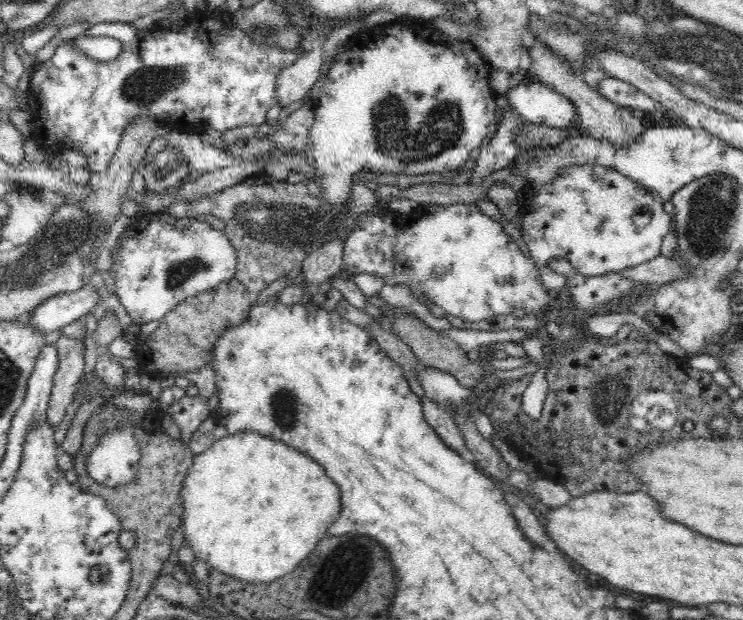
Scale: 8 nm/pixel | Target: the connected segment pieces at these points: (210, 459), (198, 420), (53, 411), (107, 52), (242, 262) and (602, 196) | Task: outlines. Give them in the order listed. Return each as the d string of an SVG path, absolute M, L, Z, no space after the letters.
M251 430L250 432L228 435L216 440L206 452L195 455L192 466L188 470L188 476L184 478L184 486L180 491L179 500L181 500L183 506L181 526L184 531L185 542L193 550L195 558L202 558L211 568L215 568L228 576L233 576L250 584L274 582L274 580L282 578L284 574L292 572L296 568L296 564L303 562L314 550L314 546L326 536L328 526L332 526L340 516L340 494L338 485L326 476L326 472L320 464L316 464L312 458L296 452L295 448L284 444L281 440L272 440L271 437Z
M184 396L178 402L167 406L164 412L169 413L180 427L180 439L189 444L189 438L195 430L209 418L211 413L209 399L204 396Z
M65 335L59 336L57 346L60 364L54 376L54 387L47 408L48 423L54 428L63 422L66 408L73 403L77 394L76 389L79 388L84 374L84 350L86 350L84 340L85 338L76 341Z
M109 35L104 36L78 36L78 40L73 42L72 40L68 40L68 43L72 43L74 47L78 47L80 51L84 51L84 53L88 54L90 59L98 60L100 62L110 62L115 61L123 51L123 44L121 43L121 39L116 37L112 37Z
M250 175L240 184L225 188L222 192L208 194L196 202L174 202L167 210L176 218L197 218L203 214L213 214L225 224L223 233L229 238L236 251L235 277L246 287L253 300L268 288L274 280L286 277L292 270L302 268L309 254L324 246L334 238L345 241L352 228L356 228L358 216L367 213L380 204L376 191L364 182L354 181L349 199L343 204L328 203L324 197L312 196L304 183L288 183L282 180L262 180Z
M584 164L560 170L560 176L550 184L535 184L535 197L520 204L521 231L529 255L536 263L538 279L546 291L560 291L567 282L566 275L561 275L551 267L556 259L566 259L578 274L600 276L608 272L619 272L632 268L660 255L660 246L664 236L670 232L672 213L665 206L663 198L649 191L635 180L630 180L616 169L599 164Z

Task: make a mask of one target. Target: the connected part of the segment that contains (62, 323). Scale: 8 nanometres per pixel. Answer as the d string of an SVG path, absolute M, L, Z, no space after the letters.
M88 284L76 292L51 296L18 319L48 335L61 331L67 324L88 314L96 306L97 300L96 291Z

